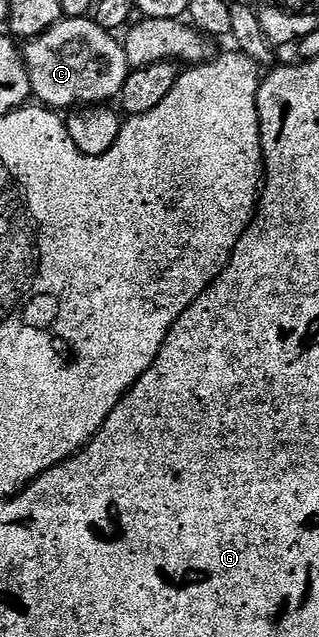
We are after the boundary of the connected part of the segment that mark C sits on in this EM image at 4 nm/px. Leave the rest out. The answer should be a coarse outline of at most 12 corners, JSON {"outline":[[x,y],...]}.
{"outline":[[63,17],[23,54],[36,102],[108,104],[131,70],[122,40]]}

